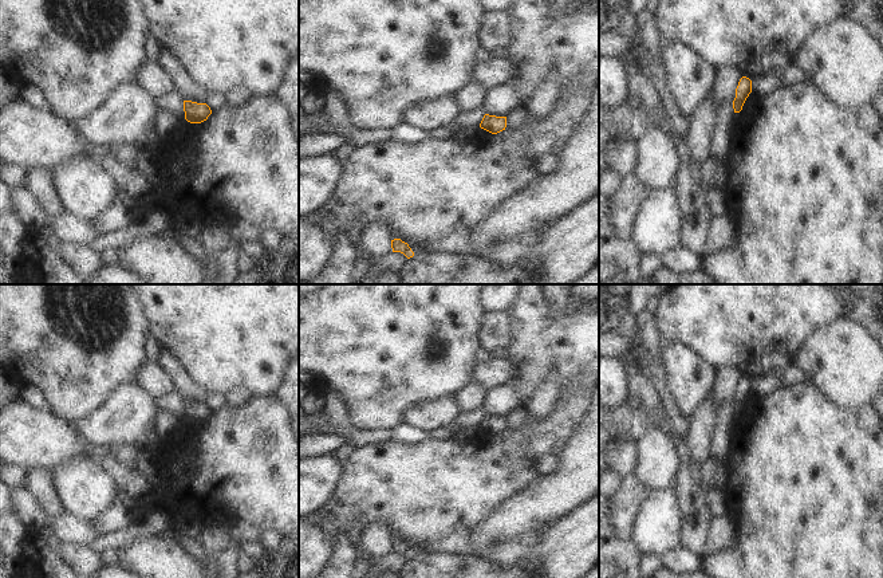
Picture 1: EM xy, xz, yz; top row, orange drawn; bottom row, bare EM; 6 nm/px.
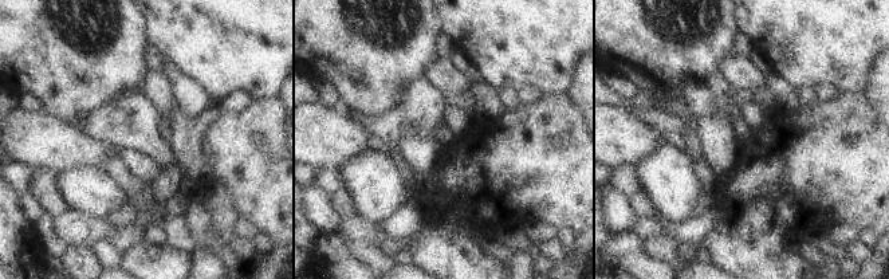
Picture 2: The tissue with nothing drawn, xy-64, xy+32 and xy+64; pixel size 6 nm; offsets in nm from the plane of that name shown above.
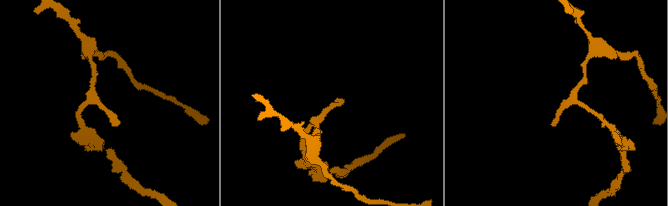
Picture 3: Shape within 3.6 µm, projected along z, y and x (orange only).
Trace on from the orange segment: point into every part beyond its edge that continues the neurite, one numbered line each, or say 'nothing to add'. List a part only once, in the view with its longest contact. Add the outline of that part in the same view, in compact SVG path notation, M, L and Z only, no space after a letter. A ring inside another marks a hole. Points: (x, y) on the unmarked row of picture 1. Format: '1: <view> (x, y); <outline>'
nothing to add

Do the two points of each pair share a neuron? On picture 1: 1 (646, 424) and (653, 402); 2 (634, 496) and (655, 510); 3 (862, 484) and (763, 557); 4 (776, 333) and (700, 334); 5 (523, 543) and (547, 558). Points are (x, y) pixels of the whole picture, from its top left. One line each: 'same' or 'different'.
1: different
2: different
3: same
4: same
5: different

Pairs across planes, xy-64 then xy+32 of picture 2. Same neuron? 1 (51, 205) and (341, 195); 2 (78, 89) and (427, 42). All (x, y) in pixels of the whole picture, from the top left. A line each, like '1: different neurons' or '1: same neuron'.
1: same neuron
2: same neuron

